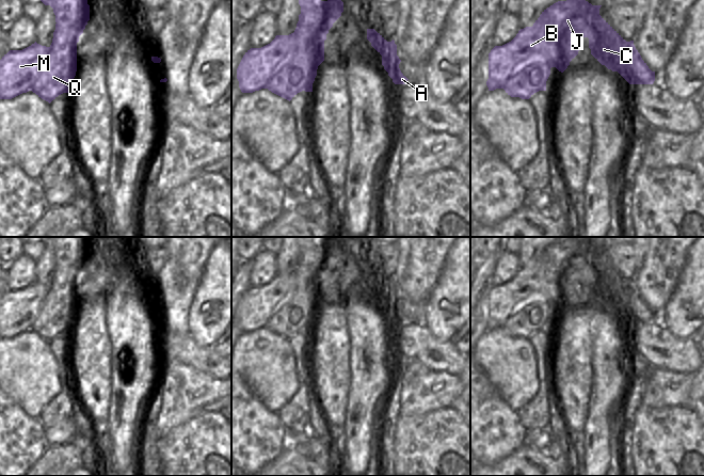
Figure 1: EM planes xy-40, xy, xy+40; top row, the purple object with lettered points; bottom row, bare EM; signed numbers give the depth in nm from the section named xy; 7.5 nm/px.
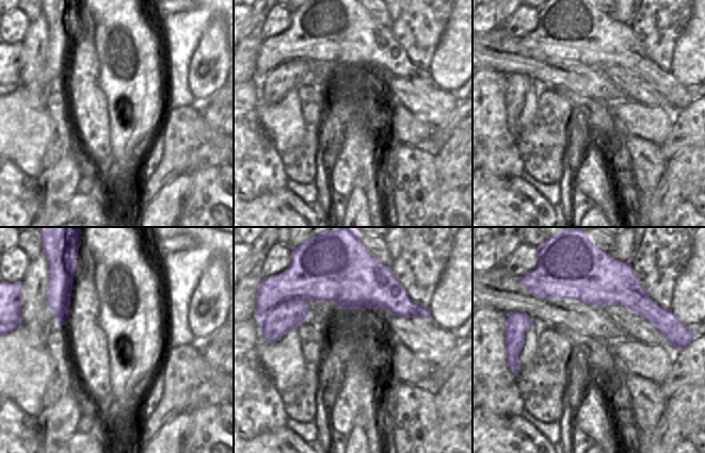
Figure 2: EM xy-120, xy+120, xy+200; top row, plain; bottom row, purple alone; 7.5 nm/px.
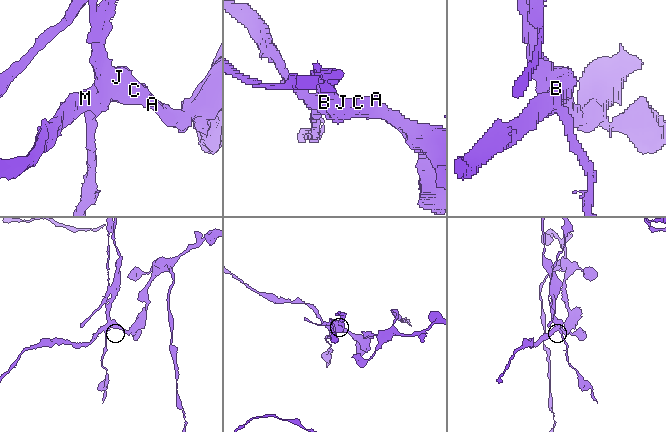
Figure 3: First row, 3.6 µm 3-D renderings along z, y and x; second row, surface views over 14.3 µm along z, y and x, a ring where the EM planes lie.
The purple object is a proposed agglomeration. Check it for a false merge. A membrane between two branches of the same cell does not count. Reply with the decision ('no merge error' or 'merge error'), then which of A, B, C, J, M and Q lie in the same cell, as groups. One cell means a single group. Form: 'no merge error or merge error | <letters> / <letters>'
merge error | A B C J M / Q

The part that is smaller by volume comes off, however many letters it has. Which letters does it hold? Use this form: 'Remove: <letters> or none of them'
Remove: Q

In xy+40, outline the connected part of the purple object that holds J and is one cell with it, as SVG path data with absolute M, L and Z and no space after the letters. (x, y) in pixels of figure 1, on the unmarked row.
M582 237L558 240L544 249L532 266L521 268L516 275L502 285L495 285L489 292L489 330L503 328L514 314L516 305L532 293L543 293L559 311L563 312L580 289L580 280L589 277L591 293L608 308L618 311L629 323L653 323L655 311L642 299L634 284L626 281L601 254L602 244L592 244Z

